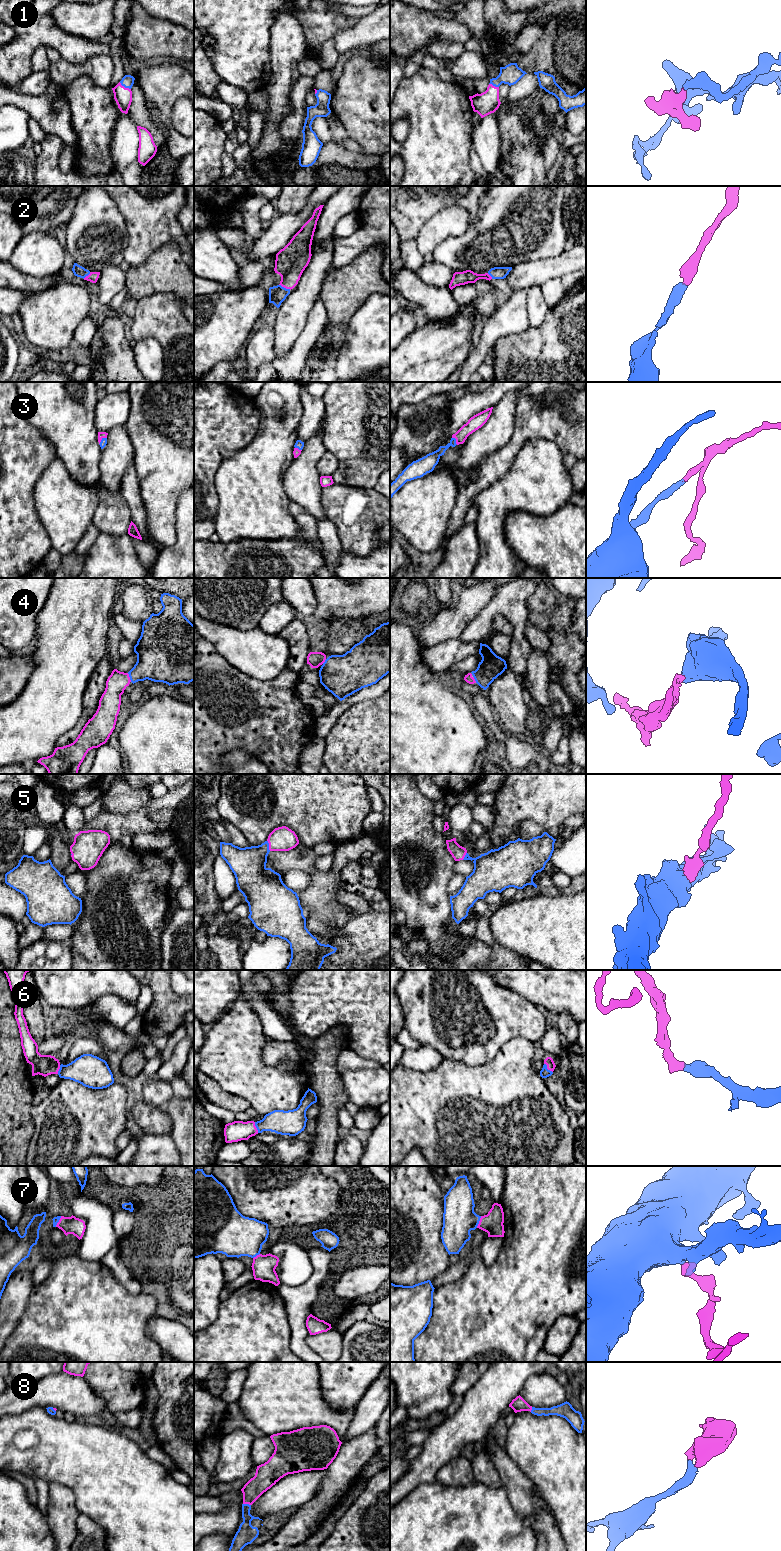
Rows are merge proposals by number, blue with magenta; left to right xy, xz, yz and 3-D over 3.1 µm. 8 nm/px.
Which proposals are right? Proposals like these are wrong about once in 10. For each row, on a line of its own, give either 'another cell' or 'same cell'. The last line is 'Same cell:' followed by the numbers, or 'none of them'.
1: same cell
2: same cell
3: same cell
4: same cell
5: same cell
6: same cell
7: same cell
8: same cell
Same cell: 1, 2, 3, 4, 5, 6, 7, 8

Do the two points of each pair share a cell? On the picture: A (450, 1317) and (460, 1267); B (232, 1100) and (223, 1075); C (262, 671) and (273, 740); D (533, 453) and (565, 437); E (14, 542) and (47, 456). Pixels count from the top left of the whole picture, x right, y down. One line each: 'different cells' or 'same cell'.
A: different cells
B: different cells
C: different cells
D: different cells
E: same cell

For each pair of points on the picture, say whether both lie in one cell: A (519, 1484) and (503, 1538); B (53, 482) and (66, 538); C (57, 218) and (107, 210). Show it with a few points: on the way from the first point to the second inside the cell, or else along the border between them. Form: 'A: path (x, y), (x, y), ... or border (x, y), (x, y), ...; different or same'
A: border (503, 1485), (510, 1504), (526, 1526); different
B: path (57, 496), (65, 508), (65, 524); same
C: border (78, 196), (72, 215), (64, 229); different

